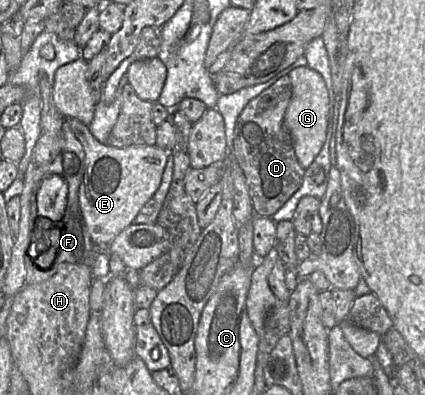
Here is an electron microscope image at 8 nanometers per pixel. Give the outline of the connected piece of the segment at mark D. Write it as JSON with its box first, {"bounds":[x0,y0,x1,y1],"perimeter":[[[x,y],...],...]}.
{"bounds":[231,76,306,217],"perimeter":[[[283,76],[252,99],[242,110],[236,122],[231,153],[244,173],[254,214],[257,216],[272,217],[300,188],[303,182],[306,169],[300,165],[296,157],[291,135],[284,123],[284,116],[291,97],[290,76]]]}

